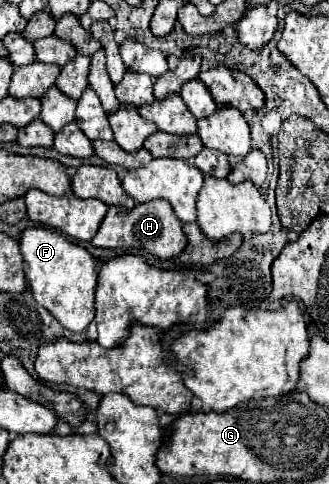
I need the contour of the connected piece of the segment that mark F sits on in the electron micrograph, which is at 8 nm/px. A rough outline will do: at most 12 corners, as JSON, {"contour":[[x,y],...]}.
{"contour":[[65,234],[19,238],[37,304],[67,330],[95,316],[95,258]]}

